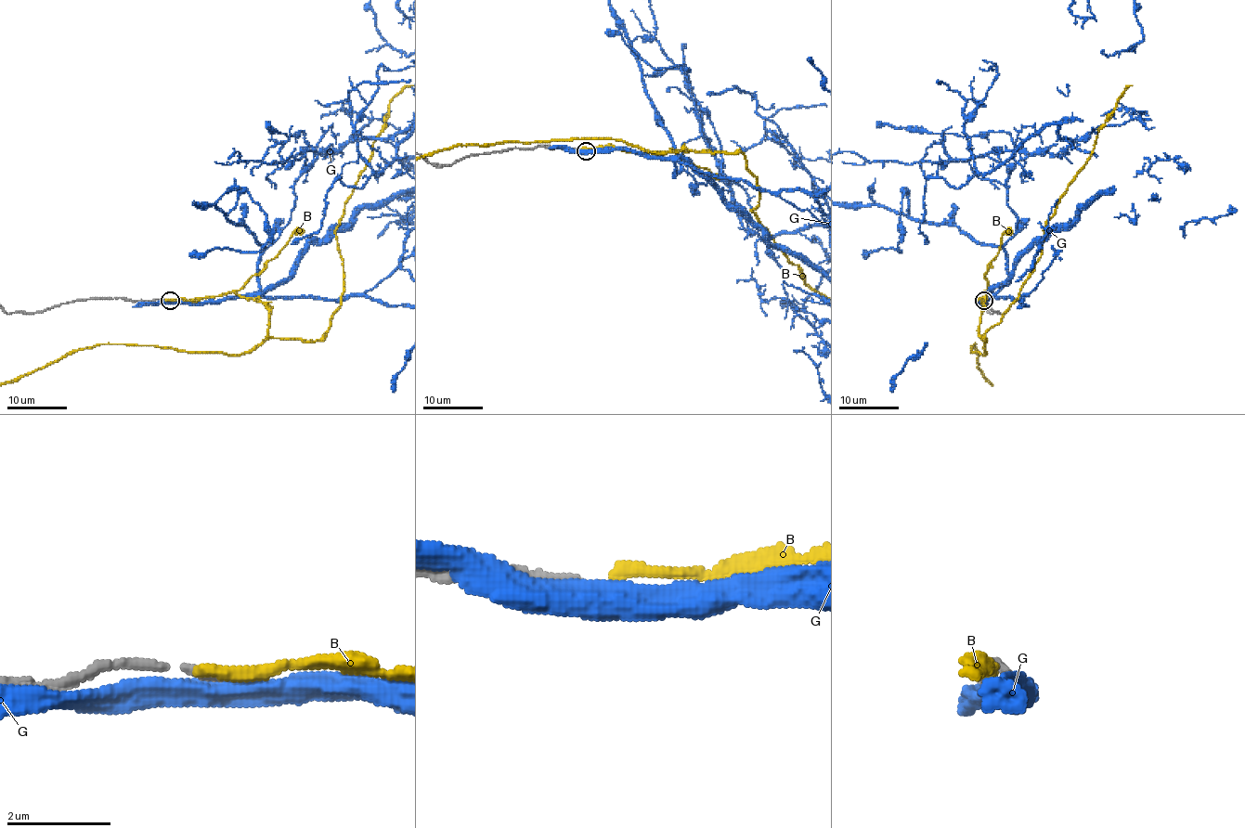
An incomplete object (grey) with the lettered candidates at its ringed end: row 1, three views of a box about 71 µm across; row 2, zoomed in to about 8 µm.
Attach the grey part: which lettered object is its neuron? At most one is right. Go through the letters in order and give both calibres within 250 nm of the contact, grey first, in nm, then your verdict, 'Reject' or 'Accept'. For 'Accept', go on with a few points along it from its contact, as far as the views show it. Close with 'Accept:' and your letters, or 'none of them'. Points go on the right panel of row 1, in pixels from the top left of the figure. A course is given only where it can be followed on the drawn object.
B: Thickness 190 nm (grey) against 240 nm. Reject
G: Thickness 160 nm (grey) against 500 nm. Reject
Accept: none of them

